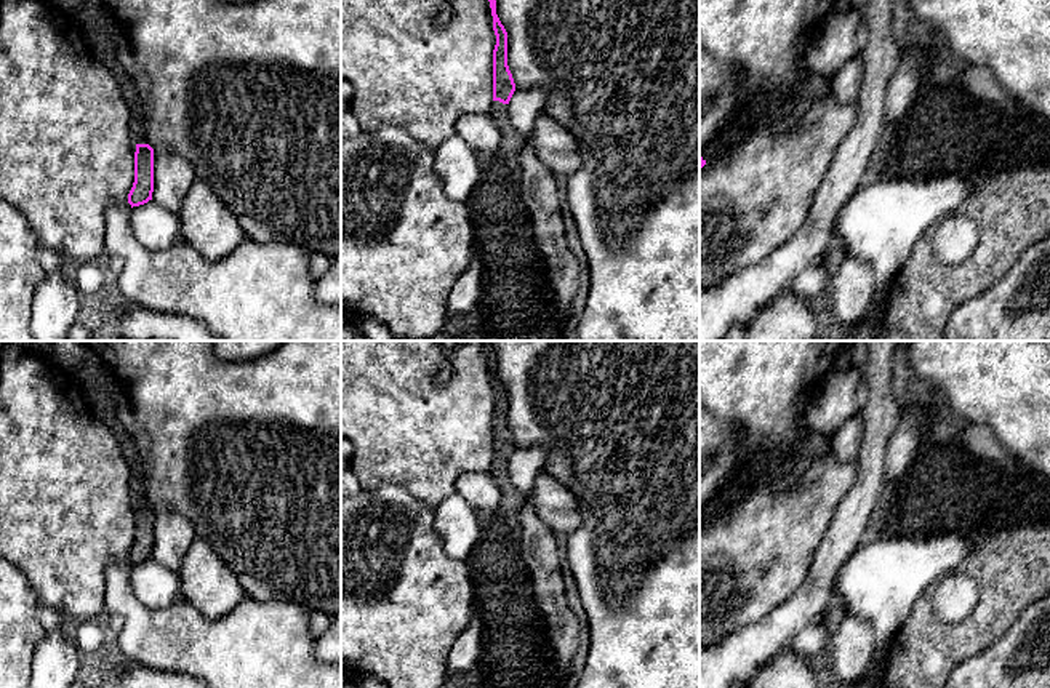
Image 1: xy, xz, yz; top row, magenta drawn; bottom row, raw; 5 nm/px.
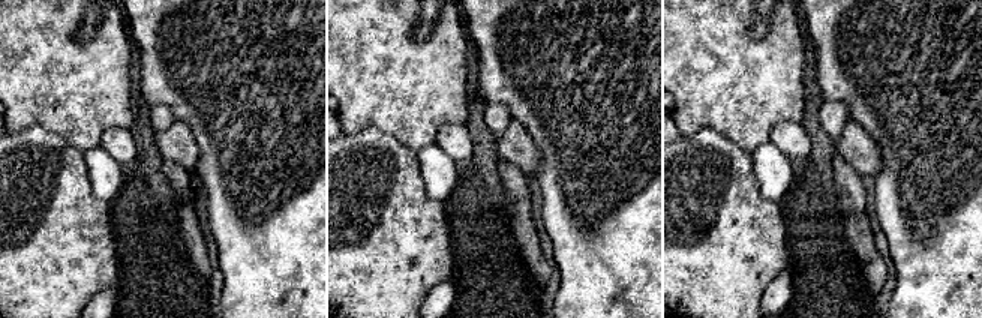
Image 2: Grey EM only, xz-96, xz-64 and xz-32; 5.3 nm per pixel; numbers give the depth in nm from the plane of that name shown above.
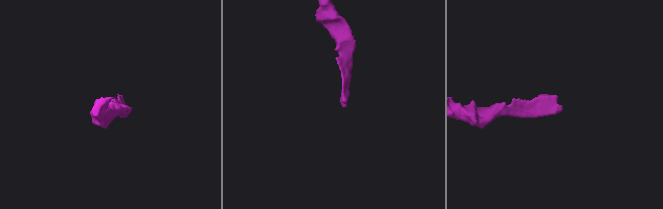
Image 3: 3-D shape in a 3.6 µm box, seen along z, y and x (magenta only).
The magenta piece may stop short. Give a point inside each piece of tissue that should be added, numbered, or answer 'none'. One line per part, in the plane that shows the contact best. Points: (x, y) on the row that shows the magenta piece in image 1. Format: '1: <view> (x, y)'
1: xz (514, 290)

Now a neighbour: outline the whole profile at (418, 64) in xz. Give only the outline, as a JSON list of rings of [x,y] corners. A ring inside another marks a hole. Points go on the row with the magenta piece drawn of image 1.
[[[341,0],[341,78],[354,88],[352,109],[367,133],[394,125],[435,150],[463,115],[490,112],[495,45],[488,0]]]

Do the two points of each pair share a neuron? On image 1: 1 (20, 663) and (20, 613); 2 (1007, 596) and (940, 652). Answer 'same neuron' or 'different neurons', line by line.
1: same neuron
2: same neuron

